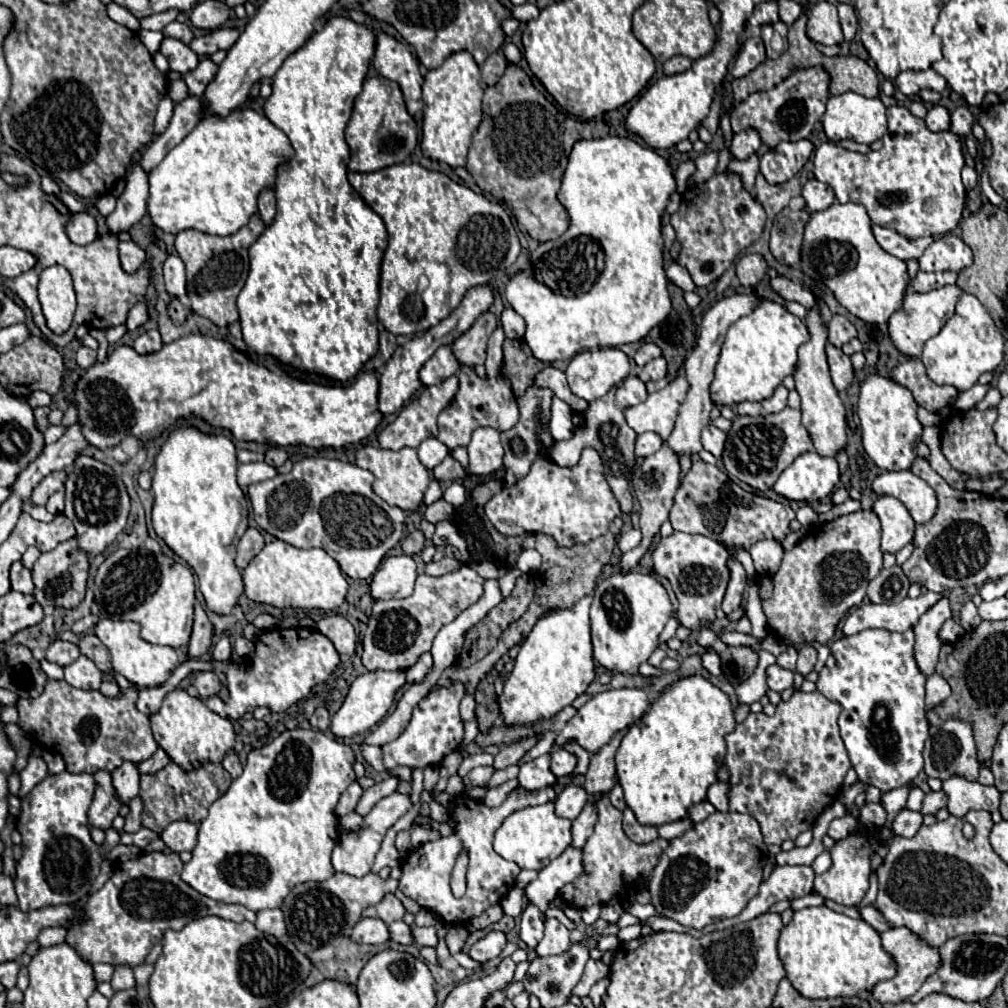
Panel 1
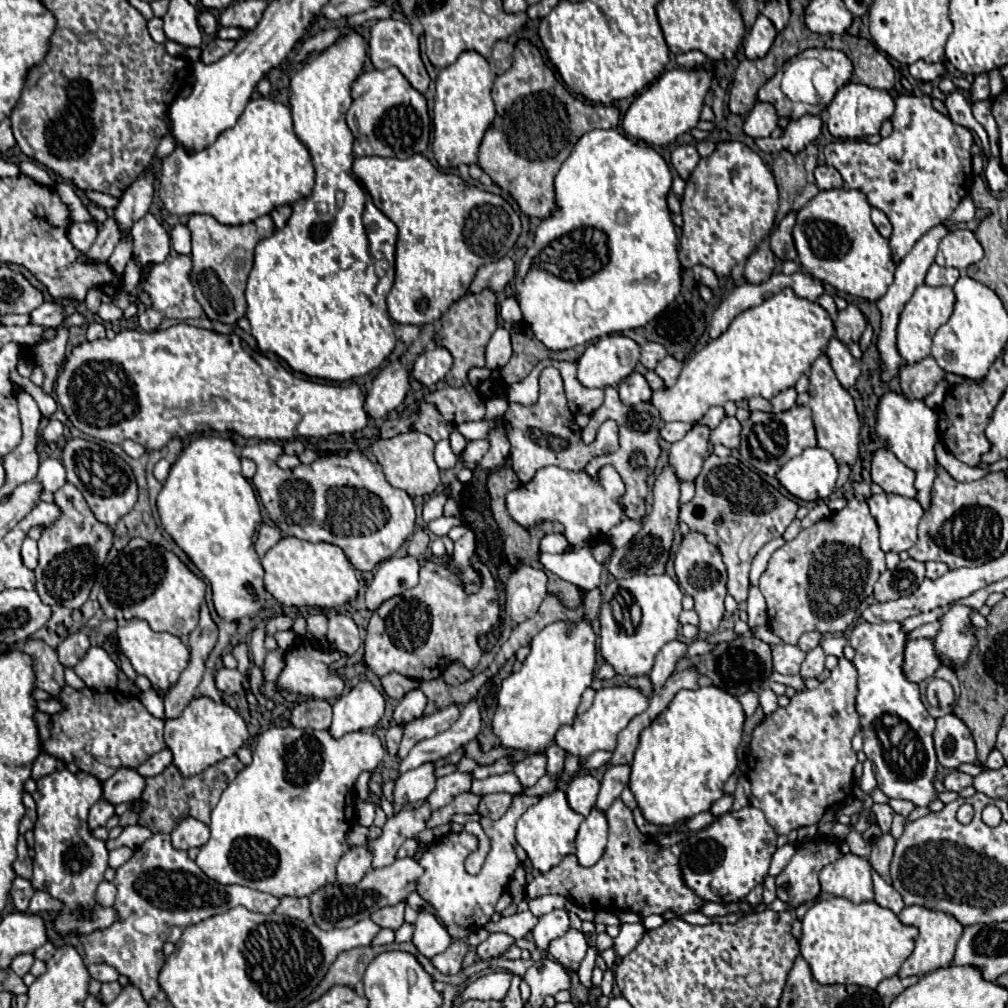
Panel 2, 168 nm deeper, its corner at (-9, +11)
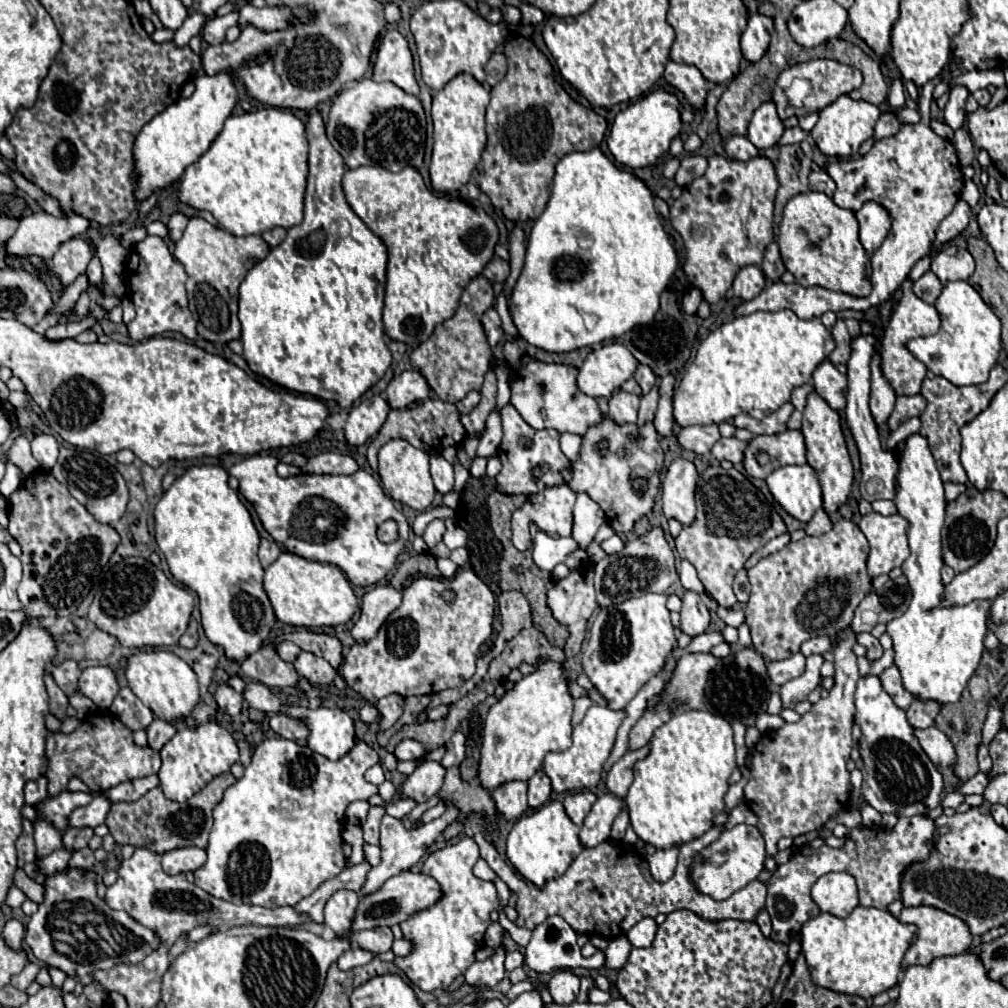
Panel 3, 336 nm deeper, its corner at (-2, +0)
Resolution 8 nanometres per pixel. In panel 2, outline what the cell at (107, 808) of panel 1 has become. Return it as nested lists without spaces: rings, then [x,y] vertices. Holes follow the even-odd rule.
[[[98,800],[98,802],[90,808],[88,828],[94,830],[94,828],[98,828],[98,826],[104,826],[112,814],[114,814],[114,806],[108,804],[108,802],[104,802],[104,800]]]

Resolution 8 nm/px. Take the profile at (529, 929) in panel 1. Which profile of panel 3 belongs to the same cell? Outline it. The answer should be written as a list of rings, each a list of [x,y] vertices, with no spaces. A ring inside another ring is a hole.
[[[553,915],[553,917],[547,917],[547,921],[543,921],[541,925],[537,925],[533,929],[531,941],[525,947],[525,965],[531,967],[537,973],[553,973],[557,969],[577,969],[577,967],[601,969],[605,965],[605,953],[597,951],[589,959],[581,957],[581,951],[579,951],[579,945],[577,945],[577,937],[575,937],[575,931],[571,929],[571,925],[563,917]]]

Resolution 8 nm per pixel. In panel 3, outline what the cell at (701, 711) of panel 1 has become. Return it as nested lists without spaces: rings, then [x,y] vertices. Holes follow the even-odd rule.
[[[689,709],[671,715],[671,719],[653,733],[649,755],[635,763],[635,779],[625,797],[625,805],[631,817],[631,827],[647,845],[657,849],[667,849],[671,845],[681,845],[693,837],[701,837],[711,829],[711,819],[715,813],[723,811],[723,797],[727,793],[727,779],[735,769],[735,743],[731,723],[719,715],[703,709]]]

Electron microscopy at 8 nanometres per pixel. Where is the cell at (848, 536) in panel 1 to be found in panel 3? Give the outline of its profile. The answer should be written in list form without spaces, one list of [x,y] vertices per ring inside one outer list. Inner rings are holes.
[[[839,519],[833,529],[819,537],[803,537],[799,541],[787,543],[781,551],[763,557],[755,567],[749,569],[751,599],[745,609],[747,625],[751,629],[753,647],[757,653],[771,661],[787,659],[799,651],[799,645],[815,635],[831,637],[847,629],[853,621],[853,611],[871,591],[871,577],[867,573],[869,543],[861,529],[851,519]]]

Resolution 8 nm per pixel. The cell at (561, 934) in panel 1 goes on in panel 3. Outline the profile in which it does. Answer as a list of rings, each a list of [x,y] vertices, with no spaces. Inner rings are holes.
[[[559,969],[549,979],[549,991],[555,1003],[571,1005],[579,993],[579,977],[569,969]]]

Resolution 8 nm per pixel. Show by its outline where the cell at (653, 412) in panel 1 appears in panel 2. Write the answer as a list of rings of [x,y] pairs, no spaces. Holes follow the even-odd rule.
[[[782,290],[770,296],[760,306],[748,308],[738,314],[730,326],[714,340],[710,340],[698,354],[694,354],[682,368],[676,384],[668,390],[658,390],[652,394],[652,404],[658,408],[664,422],[696,422],[712,406],[724,406],[724,402],[740,402],[752,396],[774,398],[778,392],[792,388],[802,374],[806,374],[812,362],[826,350],[828,340],[834,336],[834,324],[828,312],[810,300],[798,298],[792,290]]]

